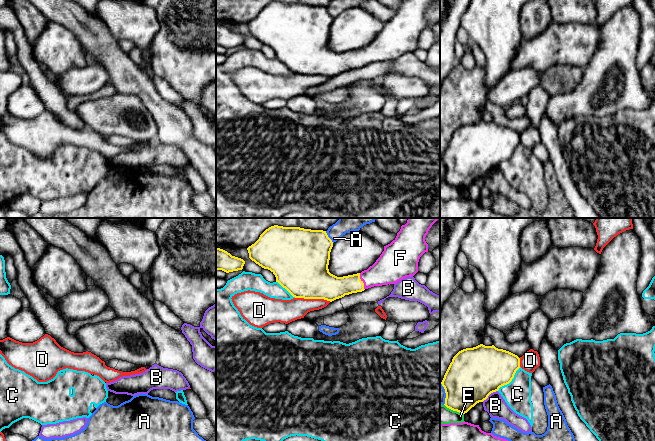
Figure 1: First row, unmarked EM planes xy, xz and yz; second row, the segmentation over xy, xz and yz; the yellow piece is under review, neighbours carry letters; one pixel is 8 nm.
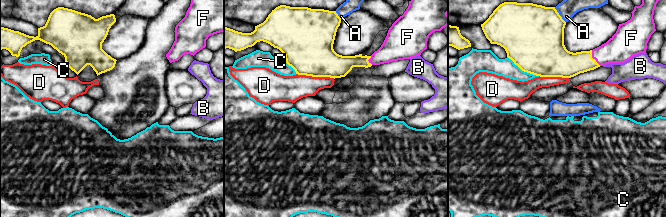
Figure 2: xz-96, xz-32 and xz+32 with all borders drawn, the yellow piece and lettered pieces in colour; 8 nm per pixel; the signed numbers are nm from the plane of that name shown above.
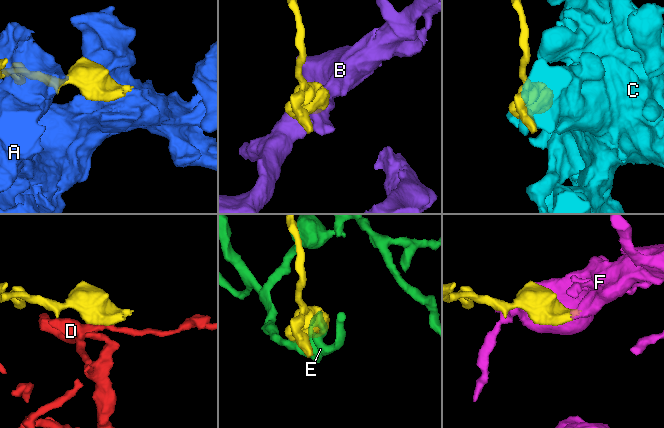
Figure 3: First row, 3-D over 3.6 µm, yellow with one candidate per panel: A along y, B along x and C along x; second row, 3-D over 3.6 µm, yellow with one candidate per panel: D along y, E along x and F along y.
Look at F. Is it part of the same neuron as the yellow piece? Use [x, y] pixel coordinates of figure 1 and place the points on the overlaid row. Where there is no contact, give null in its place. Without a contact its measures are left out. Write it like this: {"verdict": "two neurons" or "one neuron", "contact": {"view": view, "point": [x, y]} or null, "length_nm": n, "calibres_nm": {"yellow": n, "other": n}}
{"verdict": "one neuron", "contact": {"view": "xz", "point": [361, 281]}, "length_nm": 140, "calibres_nm": {"yellow": 200, "other": 240}}

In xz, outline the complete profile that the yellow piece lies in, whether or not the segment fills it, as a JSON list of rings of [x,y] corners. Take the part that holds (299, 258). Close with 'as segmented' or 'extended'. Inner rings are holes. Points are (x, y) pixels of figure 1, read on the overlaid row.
[[[408,218],[396,238],[384,246],[384,251],[372,266],[361,273],[343,277],[337,277],[329,272],[333,242],[323,230],[274,225],[266,229],[247,250],[249,258],[262,268],[270,270],[275,275],[276,282],[293,297],[332,302],[345,295],[362,292],[374,286],[395,284],[406,277],[414,276],[418,272],[420,257],[428,252],[425,237],[438,219]]] | extended

